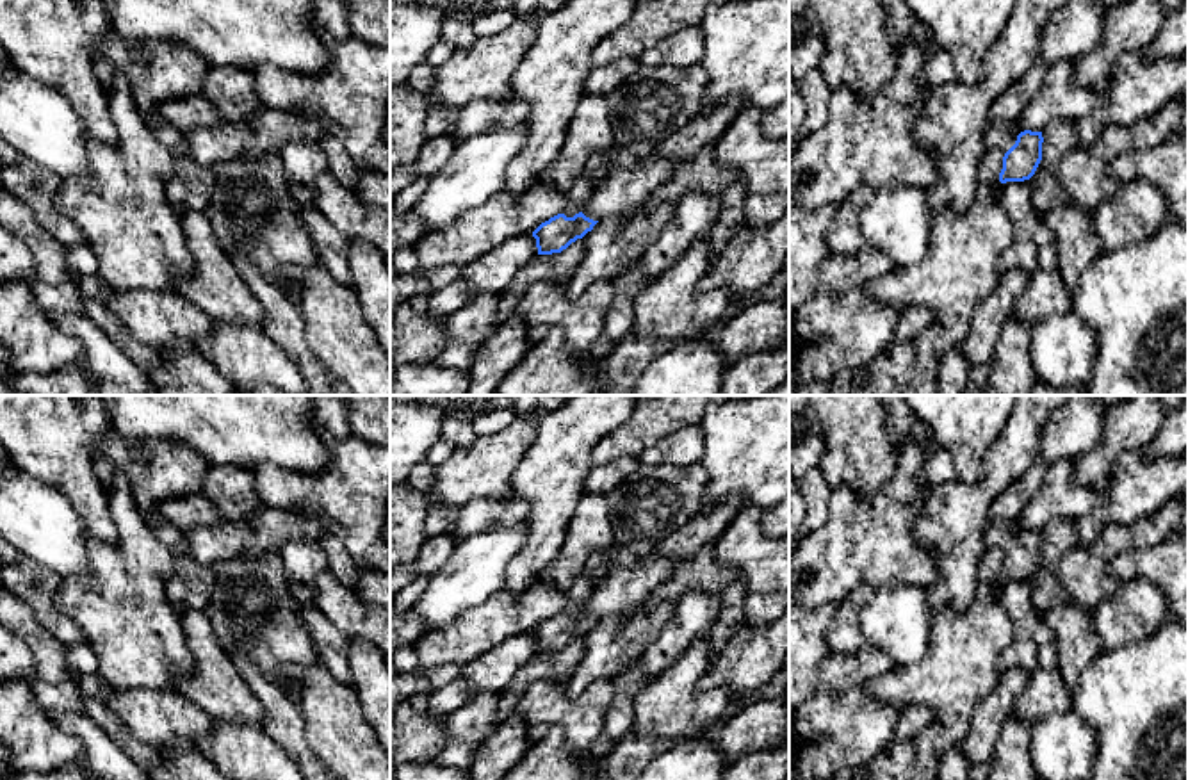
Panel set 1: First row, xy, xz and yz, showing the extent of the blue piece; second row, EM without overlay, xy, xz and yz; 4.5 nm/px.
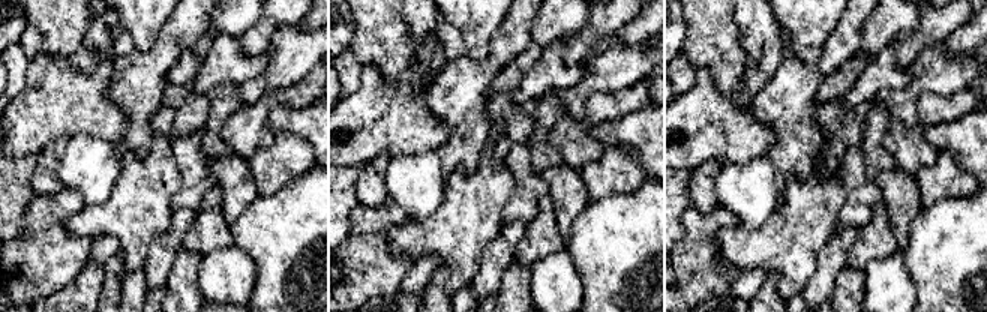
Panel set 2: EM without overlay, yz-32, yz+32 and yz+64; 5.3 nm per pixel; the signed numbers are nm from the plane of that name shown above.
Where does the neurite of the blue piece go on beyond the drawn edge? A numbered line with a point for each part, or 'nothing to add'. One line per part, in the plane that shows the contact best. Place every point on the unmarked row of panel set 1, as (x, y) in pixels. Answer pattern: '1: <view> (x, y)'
1: yz (1001, 533)

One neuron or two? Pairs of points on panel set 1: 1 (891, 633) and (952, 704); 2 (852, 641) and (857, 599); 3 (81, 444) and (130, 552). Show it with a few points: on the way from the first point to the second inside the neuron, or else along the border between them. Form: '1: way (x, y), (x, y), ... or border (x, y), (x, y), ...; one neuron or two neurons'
1: border (932, 622), (928, 649), (916, 661), (891, 668); two neurons
2: way (852, 631), (852, 609); one neuron
3: border (104, 488), (116, 529), (114, 544); two neurons

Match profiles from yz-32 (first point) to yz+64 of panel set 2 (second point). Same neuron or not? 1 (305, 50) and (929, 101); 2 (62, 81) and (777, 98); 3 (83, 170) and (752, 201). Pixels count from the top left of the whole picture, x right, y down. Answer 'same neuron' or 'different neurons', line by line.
1: different neurons
2: different neurons
3: same neuron

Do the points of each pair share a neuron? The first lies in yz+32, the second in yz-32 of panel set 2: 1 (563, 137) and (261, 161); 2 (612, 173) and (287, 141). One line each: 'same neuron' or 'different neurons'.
1: different neurons
2: same neuron

